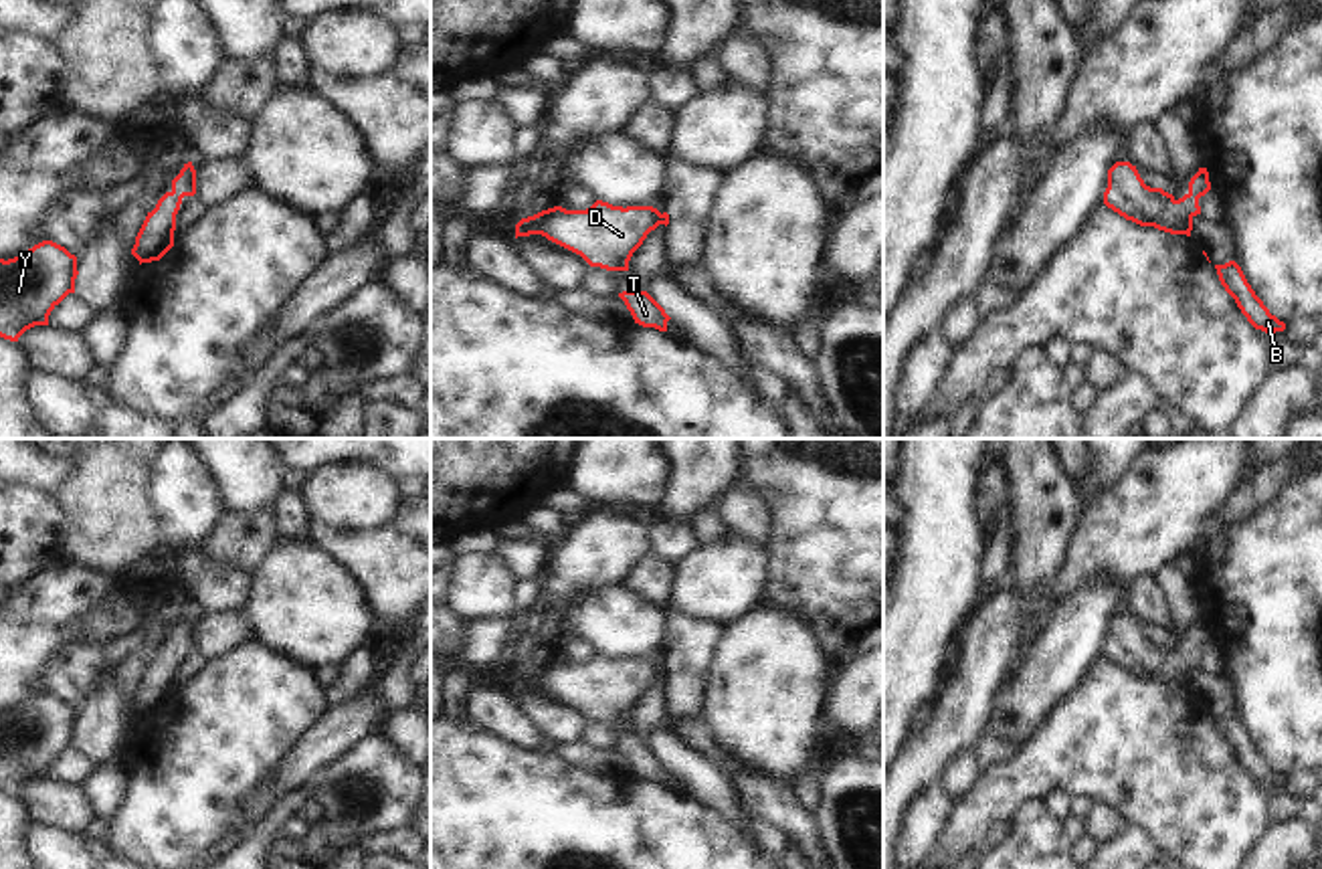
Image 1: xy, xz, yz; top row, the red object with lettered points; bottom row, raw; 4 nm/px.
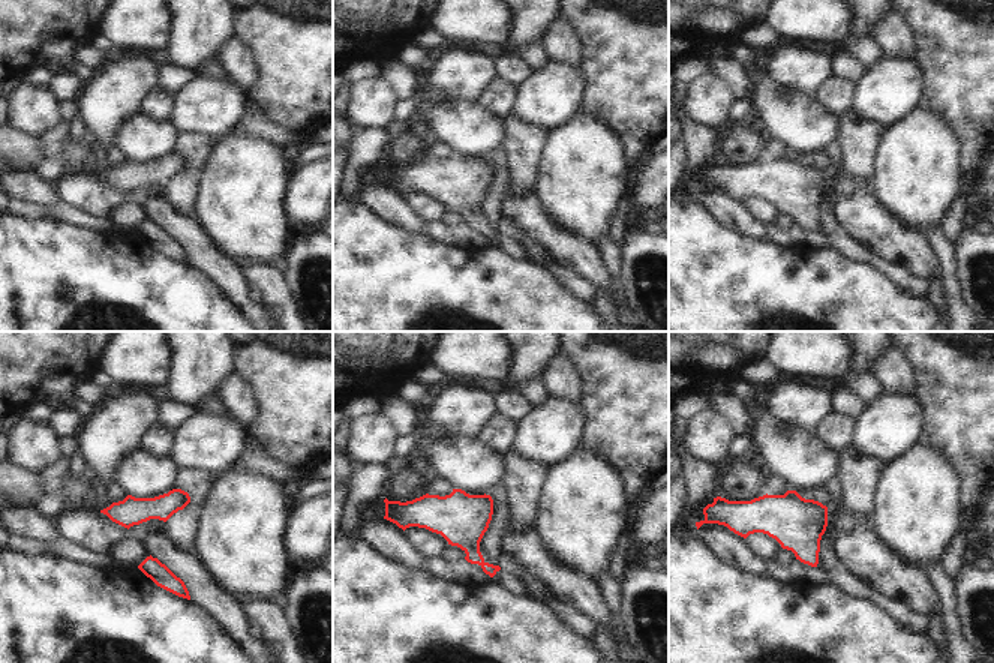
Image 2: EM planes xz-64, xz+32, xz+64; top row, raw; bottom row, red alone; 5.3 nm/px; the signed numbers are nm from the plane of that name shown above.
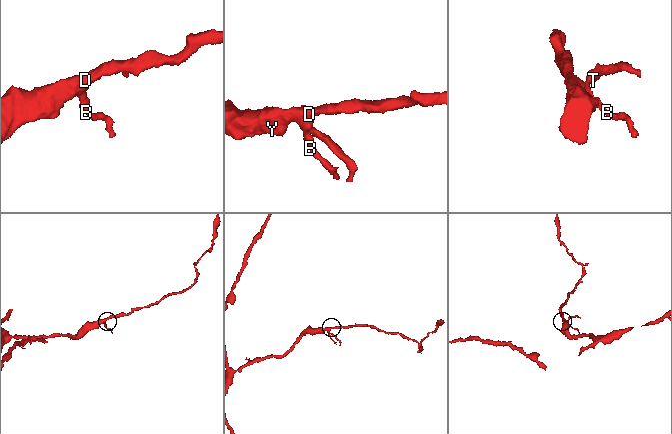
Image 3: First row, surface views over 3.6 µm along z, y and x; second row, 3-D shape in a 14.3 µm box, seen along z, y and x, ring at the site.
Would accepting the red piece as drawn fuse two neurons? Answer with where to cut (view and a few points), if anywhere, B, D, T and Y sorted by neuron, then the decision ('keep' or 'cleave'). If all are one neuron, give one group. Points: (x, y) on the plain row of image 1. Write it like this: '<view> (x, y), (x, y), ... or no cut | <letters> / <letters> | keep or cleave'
no cut | B D T Y | keep

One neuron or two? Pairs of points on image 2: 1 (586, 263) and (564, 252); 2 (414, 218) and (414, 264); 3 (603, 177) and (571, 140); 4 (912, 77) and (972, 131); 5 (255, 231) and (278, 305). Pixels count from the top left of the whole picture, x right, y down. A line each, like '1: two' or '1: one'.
1: one
2: two
3: one
4: two
5: two

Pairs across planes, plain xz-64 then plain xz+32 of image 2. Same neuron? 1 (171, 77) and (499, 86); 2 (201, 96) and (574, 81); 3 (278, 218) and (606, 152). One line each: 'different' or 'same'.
1: different
2: same
3: same

